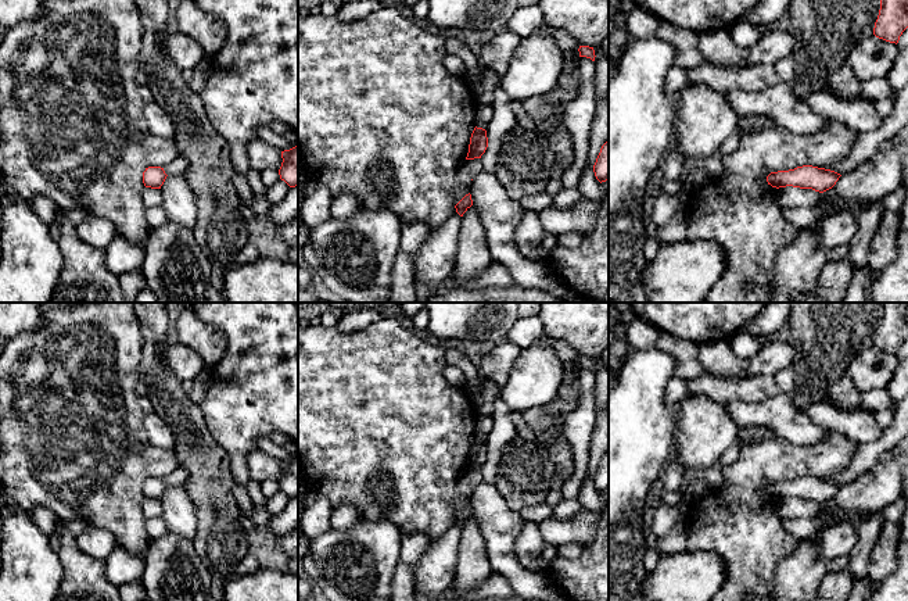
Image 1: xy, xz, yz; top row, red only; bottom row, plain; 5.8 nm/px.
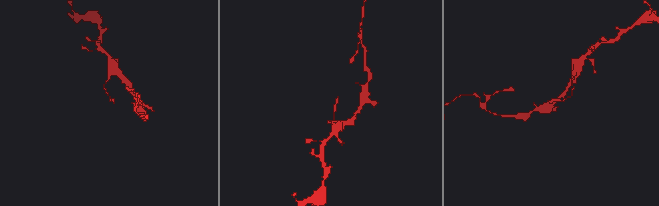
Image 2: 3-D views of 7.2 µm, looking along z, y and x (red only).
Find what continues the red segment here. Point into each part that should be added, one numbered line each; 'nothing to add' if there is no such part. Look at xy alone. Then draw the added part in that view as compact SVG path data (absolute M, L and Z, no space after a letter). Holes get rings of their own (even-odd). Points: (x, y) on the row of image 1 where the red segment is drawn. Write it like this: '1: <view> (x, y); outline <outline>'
nothing to add

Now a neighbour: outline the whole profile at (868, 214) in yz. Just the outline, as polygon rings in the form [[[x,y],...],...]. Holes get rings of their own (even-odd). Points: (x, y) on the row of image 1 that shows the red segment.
[[[850,201],[844,205],[841,212],[851,212],[857,218],[857,232],[848,244],[848,260],[853,266],[868,266],[868,247],[878,230],[883,211],[882,201]]]

